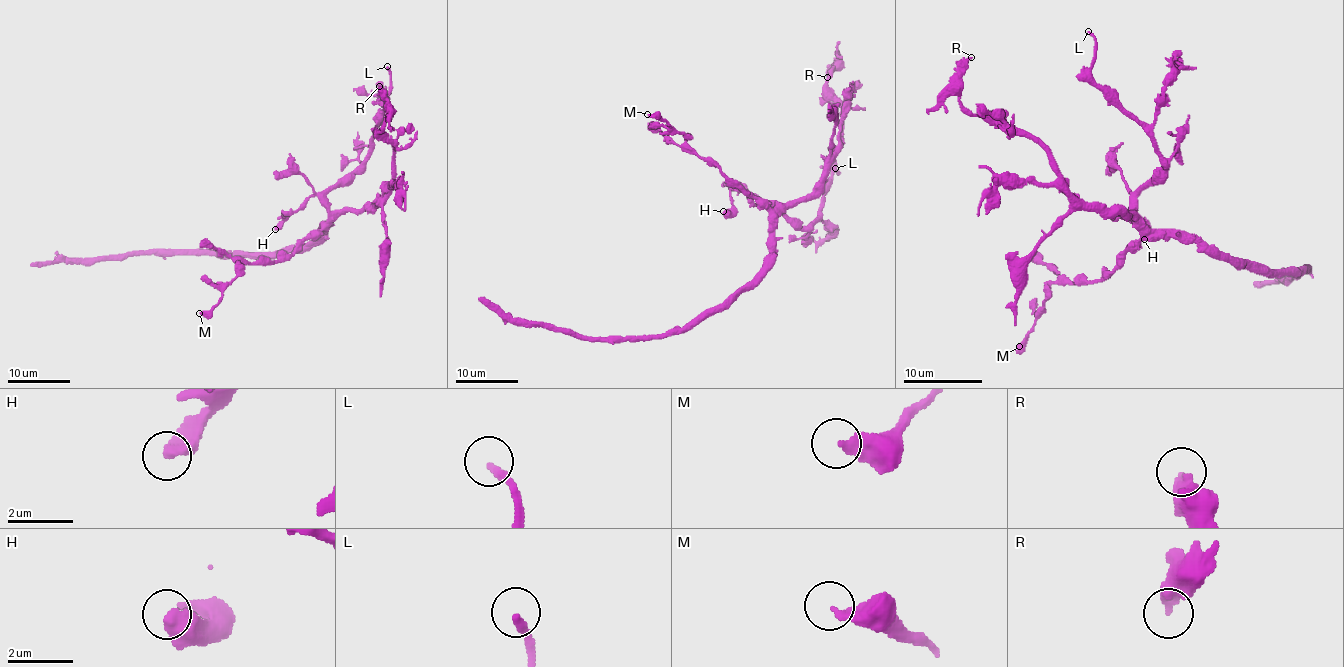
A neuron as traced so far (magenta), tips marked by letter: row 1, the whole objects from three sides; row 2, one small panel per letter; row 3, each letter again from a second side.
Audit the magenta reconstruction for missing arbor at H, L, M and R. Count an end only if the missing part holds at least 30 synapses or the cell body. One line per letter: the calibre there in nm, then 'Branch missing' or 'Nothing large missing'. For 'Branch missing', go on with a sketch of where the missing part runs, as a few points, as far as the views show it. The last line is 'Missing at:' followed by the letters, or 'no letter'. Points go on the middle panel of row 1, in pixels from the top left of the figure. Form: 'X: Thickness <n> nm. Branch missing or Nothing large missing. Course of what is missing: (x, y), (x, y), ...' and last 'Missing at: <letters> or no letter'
H: Thickness 500 nm. Nothing large missing
L: Thickness 240 nm. Nothing large missing
M: Thickness 360 nm. Nothing large missing
R: Thickness 320 nm. Nothing large missing
Missing at: no letter

